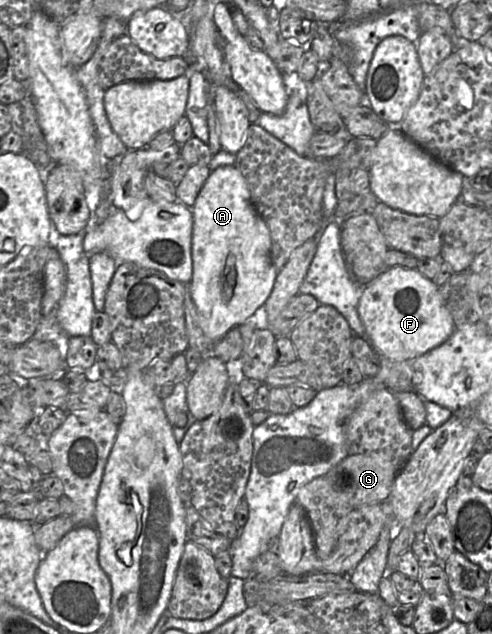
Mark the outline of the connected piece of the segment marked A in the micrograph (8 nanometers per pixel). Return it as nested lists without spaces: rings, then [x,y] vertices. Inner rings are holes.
[[[235,165],[220,166],[210,172],[192,206],[192,213],[192,300],[205,336],[218,342],[229,330],[239,327],[260,307],[264,307],[273,290],[278,270],[270,255],[270,231],[251,200],[244,176]]]

